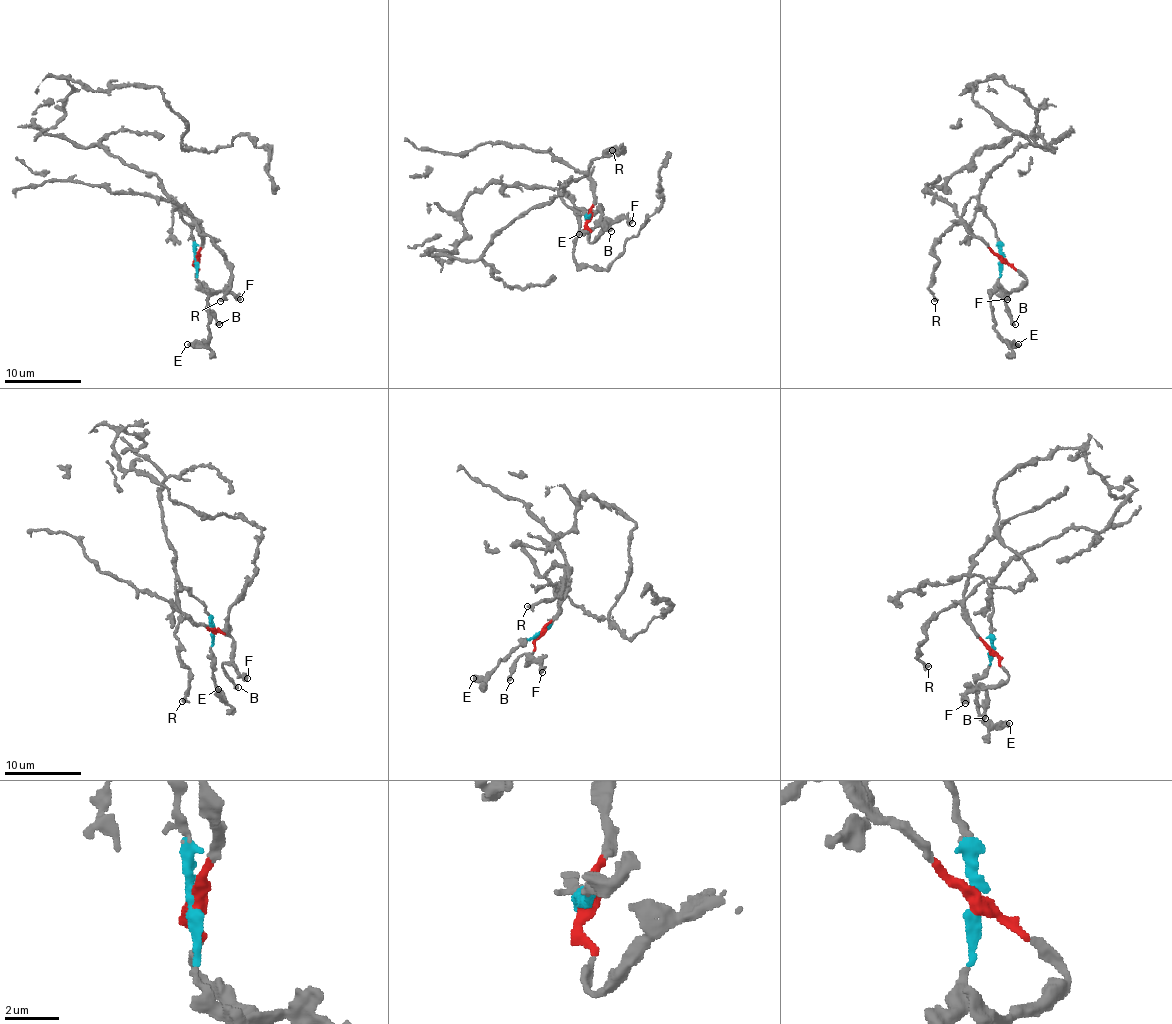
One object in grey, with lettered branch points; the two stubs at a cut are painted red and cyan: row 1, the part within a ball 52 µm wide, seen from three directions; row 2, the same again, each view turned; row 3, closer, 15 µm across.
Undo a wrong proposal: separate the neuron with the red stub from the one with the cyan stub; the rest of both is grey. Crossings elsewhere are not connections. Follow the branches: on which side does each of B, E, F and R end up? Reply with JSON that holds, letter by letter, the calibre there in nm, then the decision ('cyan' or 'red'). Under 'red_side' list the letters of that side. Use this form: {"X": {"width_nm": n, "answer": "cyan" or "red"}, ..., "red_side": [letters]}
{"B": {"width_nm": 400, "answer": "red"}, "E": {"width_nm": 500, "answer": "cyan"}, "F": {"width_nm": 600, "answer": "red"}, "R": {"width_nm": 360, "answer": "cyan"}, "red_side": ["B", "F"]}

